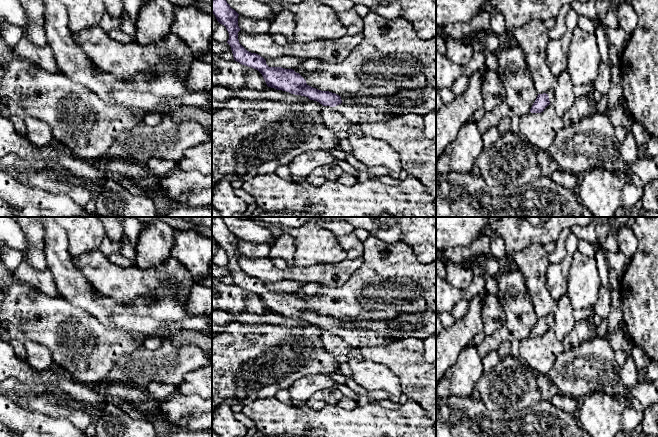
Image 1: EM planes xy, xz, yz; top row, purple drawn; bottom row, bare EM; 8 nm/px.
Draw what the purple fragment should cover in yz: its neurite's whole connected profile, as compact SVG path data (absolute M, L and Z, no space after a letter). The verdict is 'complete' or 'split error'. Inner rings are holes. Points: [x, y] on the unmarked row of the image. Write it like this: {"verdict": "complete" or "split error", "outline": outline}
{"verdict": "split error", "outline": "M550 315L548 318L538 318L535 326L533 327L530 336L531 337L541 337L544 333L552 327L554 324L553 315Z"}

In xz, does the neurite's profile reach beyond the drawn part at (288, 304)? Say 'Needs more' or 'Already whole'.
Needs more

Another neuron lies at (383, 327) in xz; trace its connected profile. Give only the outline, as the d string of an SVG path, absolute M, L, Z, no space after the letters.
M355 320L341 321L342 327L347 329L371 330L380 335L393 339L400 339L408 336L411 332L419 329L421 325L403 323L392 327L389 320Z

